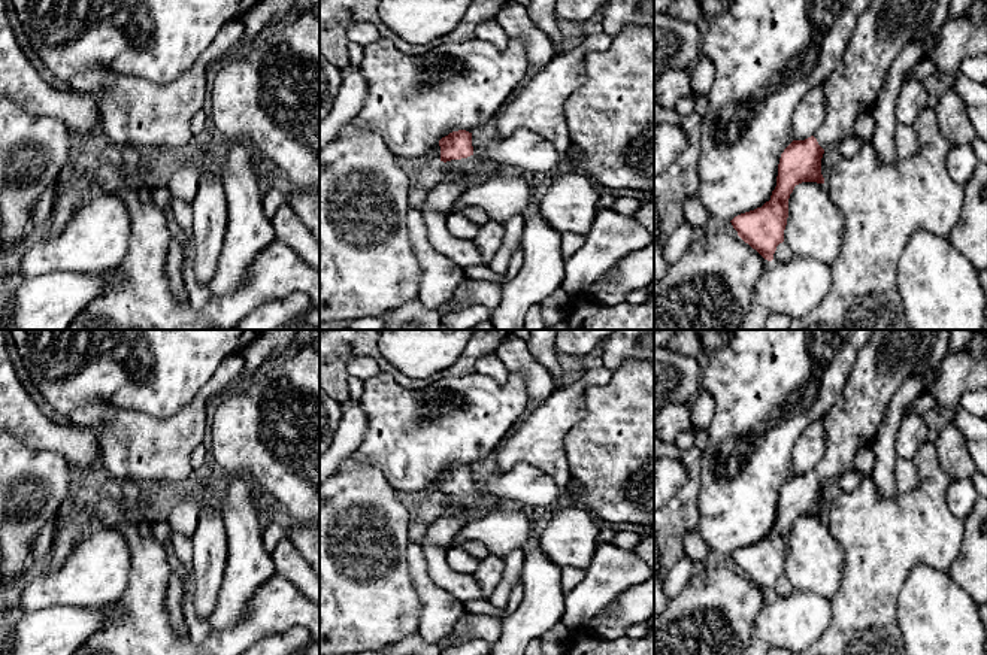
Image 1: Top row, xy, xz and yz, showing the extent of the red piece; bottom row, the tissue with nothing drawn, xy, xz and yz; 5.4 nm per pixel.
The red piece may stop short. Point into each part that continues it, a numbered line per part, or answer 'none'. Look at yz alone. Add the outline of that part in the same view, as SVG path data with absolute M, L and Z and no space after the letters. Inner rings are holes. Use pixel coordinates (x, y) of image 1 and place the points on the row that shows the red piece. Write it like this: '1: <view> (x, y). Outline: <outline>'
1: yz (883, 30). Outline: M872 0L860 15L839 64L821 85L826 100L824 121L814 137L824 151L854 134L857 118L871 112L891 64L906 43L926 36L936 0Z

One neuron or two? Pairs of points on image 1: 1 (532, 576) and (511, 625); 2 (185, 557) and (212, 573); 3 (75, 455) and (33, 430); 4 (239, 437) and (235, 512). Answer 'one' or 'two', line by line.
1: one
2: two
3: one
4: two

